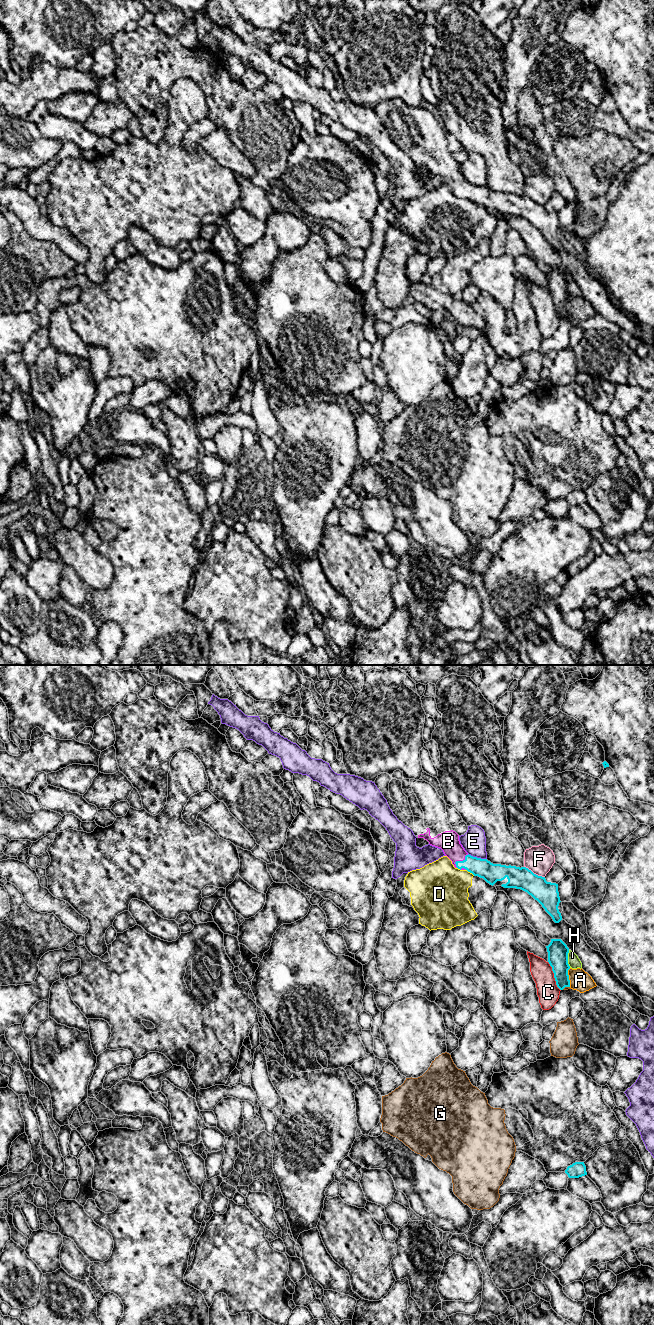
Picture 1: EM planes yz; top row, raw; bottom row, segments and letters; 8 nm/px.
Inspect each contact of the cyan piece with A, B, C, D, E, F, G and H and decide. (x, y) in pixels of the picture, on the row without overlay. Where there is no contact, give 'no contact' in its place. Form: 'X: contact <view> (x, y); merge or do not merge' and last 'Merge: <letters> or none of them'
A: contact yz (568, 305); do not merge
B: contact yz (460, 189); merge
C: contact yz (554, 305); do not merge
D: contact yz (470, 200); do not merge
E: contact yz (476, 185); do not merge
F: contact yz (533, 201); do not merge
G: contact yz (565, 314); do not merge
H: contact yz (567, 287); do not merge
Merge: B

